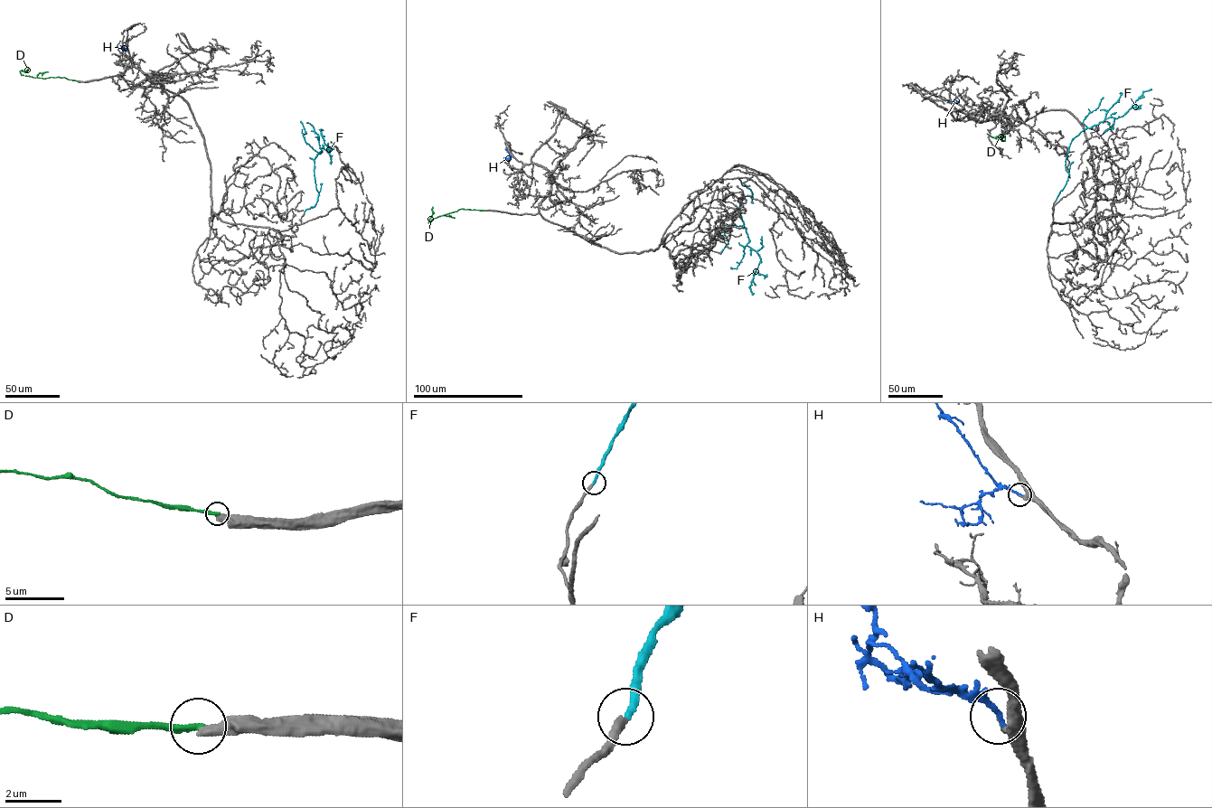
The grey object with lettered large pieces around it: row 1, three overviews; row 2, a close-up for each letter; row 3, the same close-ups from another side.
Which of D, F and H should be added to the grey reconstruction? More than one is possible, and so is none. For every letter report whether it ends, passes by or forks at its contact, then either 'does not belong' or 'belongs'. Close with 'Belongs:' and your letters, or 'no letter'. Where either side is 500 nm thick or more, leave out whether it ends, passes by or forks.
D: it ends; does not belong
F: it ends; belongs
H: it ends; belongs
Belongs: F, H

